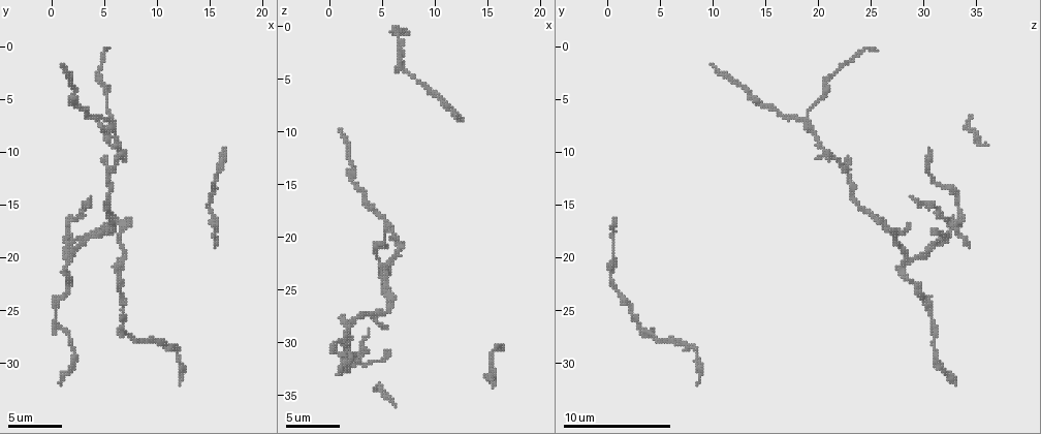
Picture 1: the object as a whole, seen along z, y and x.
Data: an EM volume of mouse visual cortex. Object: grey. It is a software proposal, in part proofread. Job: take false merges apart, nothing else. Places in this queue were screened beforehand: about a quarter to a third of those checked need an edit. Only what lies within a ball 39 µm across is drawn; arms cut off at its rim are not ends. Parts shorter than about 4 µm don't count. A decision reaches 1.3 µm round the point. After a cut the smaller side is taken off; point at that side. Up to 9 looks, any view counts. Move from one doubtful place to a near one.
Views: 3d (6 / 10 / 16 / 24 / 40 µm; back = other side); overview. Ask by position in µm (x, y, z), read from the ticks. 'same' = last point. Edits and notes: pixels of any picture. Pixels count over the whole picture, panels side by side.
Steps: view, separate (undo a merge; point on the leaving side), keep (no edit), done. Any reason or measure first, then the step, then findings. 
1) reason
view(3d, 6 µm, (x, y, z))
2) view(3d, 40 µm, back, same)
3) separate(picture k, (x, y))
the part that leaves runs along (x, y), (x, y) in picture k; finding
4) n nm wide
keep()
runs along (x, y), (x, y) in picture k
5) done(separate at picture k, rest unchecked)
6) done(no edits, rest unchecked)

view(3d, 6 µm, (2.2, 5.0, 13.4))

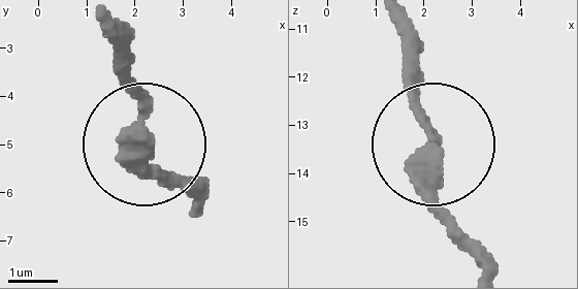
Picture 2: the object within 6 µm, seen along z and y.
keep()
runs along (485, 263), (431, 189), (419, 45) in picture 2; one neuron here

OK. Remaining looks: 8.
view(3d, 16 µm, (5.2, 7.0, 18.2))

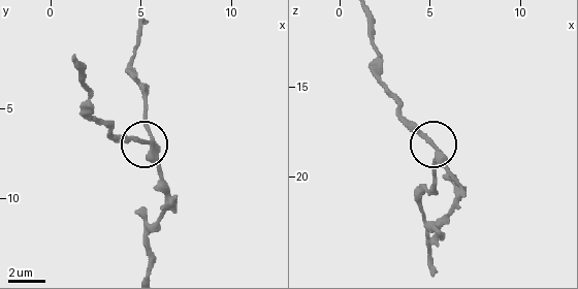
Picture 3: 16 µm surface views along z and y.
3 arms
keep()
continuous, no second neuron

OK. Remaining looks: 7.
a narrow waist
view(3d, 16 µm, (5.6, 17.2, 26.4))

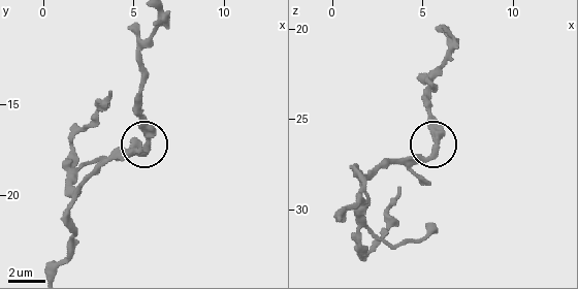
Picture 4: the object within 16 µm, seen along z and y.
340 nm wide
keep()
continuous, no second neuron

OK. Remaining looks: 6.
three-way junction
view(3d, 6 µm, (1.4, 17.2, 32.4))

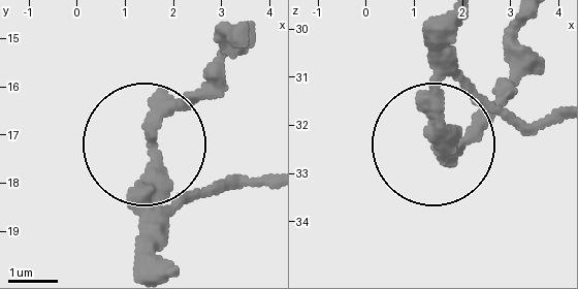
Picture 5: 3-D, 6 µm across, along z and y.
3 arms
keep()
continuous, no second neuron

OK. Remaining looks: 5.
done(no edits, rest unchecked)

